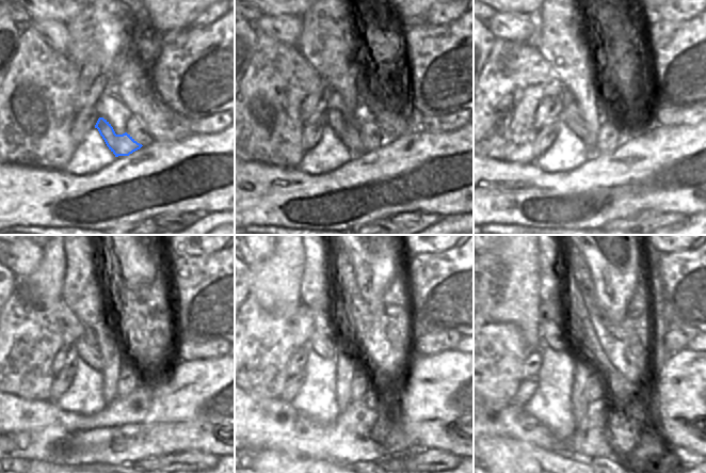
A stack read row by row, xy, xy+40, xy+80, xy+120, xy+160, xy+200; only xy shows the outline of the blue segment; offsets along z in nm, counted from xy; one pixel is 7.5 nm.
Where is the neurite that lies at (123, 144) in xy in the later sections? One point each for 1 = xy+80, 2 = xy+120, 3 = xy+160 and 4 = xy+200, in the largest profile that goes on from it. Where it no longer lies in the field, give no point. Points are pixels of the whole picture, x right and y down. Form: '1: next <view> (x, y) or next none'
1: next xy+80 (571, 115)
2: next xy+120 (90, 353)
3: next xy+160 (327, 348)
4: next xy+200 (561, 343)

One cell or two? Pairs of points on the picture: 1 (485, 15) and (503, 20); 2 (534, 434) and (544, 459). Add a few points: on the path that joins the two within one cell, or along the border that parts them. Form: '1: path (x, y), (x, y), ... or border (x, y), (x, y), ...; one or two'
1: border (496, 12), (486, 21); two
2: border (516, 439), (554, 451); two

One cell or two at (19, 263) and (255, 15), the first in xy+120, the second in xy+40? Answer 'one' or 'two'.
two

